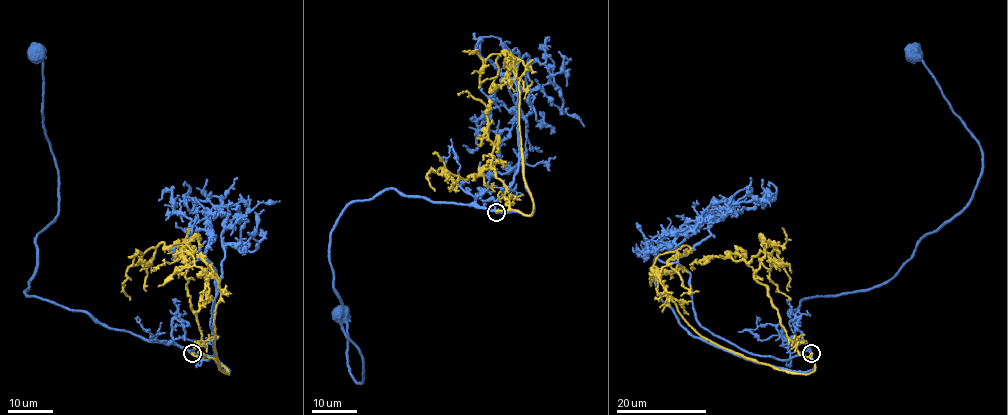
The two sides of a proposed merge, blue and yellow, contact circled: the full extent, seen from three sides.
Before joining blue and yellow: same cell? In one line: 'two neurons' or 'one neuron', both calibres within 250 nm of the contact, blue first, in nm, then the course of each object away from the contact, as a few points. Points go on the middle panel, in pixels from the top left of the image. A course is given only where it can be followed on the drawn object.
two neurons; calibres 280 and 320 nm; course blue (496, 212), (393, 188), (351, 202), (329, 257), (360, 383), (342, 313); course yellow (496, 212), (530, 215), (534, 209), (519, 127), (524, 65), (506, 52), (496, 60), (489, 90), (501, 84)

